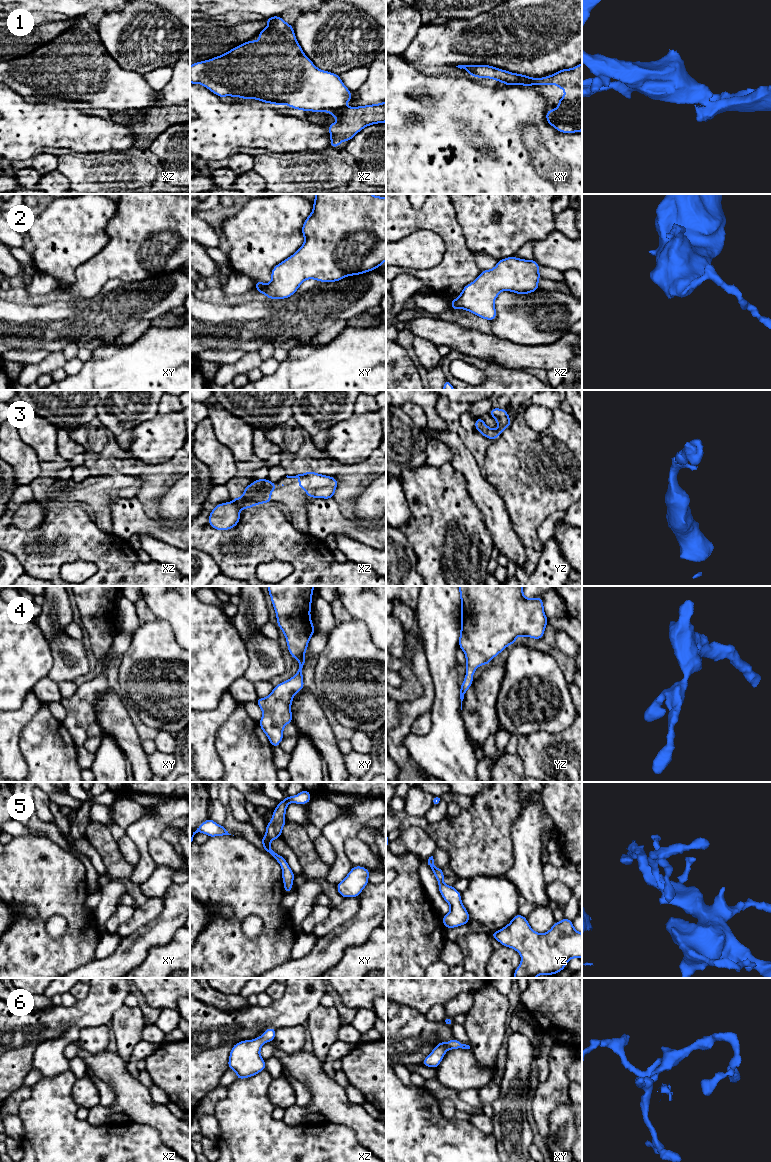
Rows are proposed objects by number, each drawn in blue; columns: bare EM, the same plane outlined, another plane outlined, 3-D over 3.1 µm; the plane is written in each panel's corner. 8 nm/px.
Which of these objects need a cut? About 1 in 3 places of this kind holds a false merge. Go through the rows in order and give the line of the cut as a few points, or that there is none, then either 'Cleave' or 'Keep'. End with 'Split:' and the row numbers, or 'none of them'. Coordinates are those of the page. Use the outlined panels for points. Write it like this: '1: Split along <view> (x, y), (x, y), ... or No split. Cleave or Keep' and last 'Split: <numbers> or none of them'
1: Split along xz (343, 107), (332, 109), (328, 112). Cleave
2: Split along xy (265, 284), (256, 287). Cleave
3: No split. Keep
4: No split. Keep
5: No split. Keep
6: No split. Keep
Split: 1, 2

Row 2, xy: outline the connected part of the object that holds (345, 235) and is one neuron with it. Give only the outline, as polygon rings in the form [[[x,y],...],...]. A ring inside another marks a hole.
[[[315,194],[313,210],[302,225],[305,240],[290,257],[271,271],[271,281],[255,289],[268,299],[291,297],[308,279],[319,282],[337,282],[347,276],[361,275],[381,267],[386,261],[386,197],[372,194]]]

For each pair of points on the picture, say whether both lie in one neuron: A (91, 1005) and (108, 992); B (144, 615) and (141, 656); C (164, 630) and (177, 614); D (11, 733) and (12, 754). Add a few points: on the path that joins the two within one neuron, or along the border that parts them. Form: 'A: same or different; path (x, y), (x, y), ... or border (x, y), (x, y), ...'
A: same; path (95, 1005), (104, 996)
B: different; border (157, 618), (141, 624)
C: different; border (158, 618), (170, 625), (174, 639), (179, 645)
D: same; path (11, 738), (11, 749)

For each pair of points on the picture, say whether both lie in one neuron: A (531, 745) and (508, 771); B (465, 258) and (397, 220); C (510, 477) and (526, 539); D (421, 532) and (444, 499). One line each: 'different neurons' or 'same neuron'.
A: different neurons
B: same neuron
C: same neuron
D: same neuron

